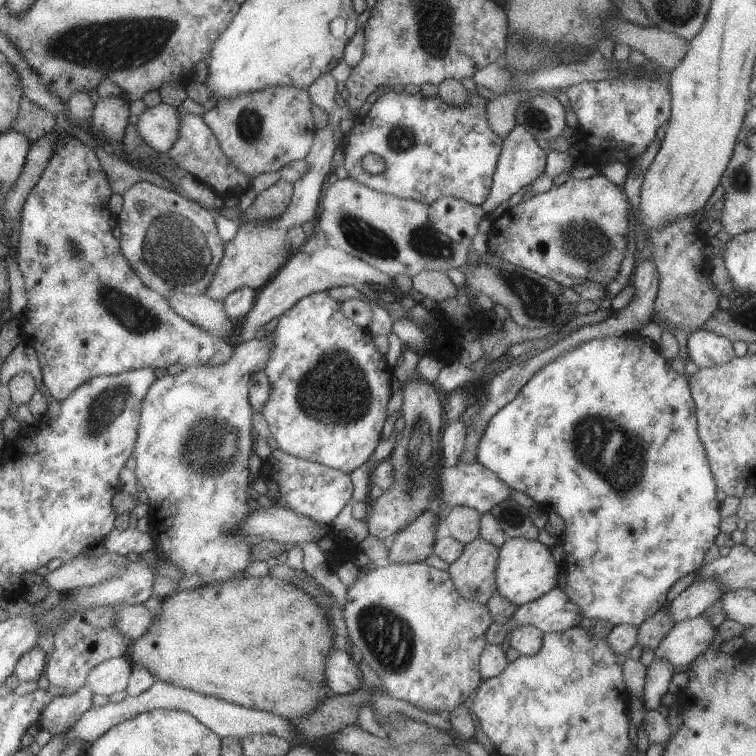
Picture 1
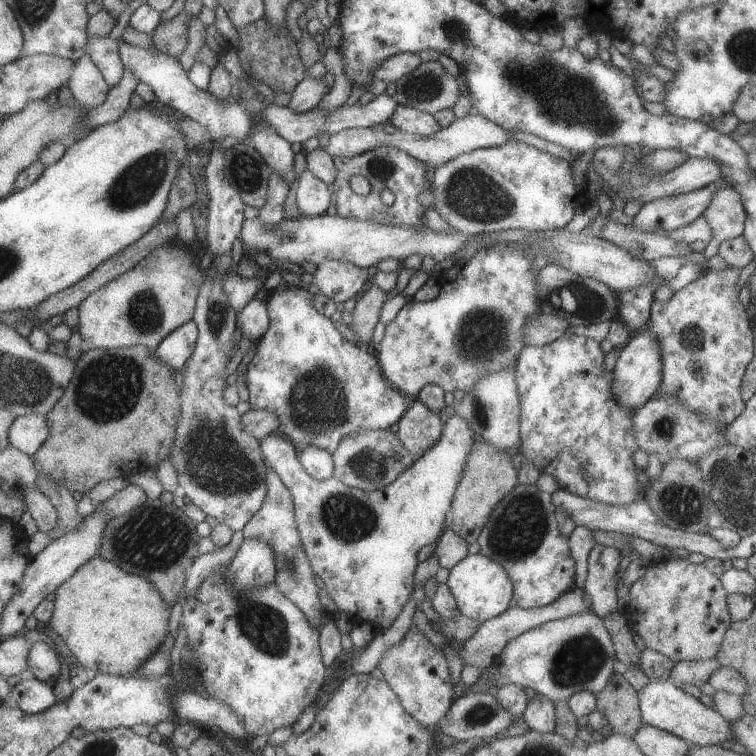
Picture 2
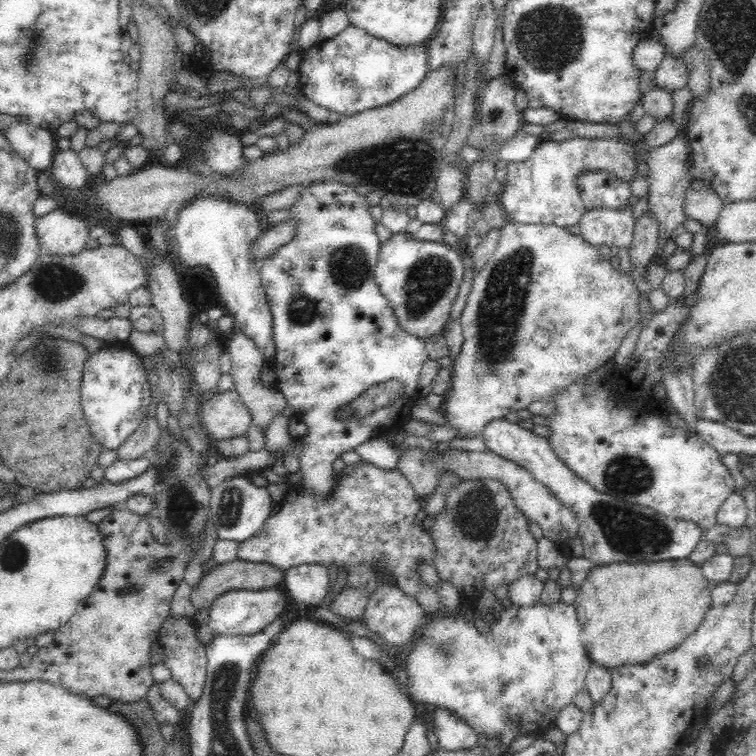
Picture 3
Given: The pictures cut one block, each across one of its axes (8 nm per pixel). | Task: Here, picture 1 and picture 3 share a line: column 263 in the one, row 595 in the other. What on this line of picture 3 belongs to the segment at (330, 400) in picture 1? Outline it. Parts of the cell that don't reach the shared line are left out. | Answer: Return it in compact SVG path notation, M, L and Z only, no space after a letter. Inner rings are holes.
M361 460L353 465L345 465L335 475L331 490L326 496L316 495L306 485L294 479L279 503L279 510L265 520L254 536L240 542L238 558L269 564L280 570L303 564L336 566L338 571L340 568L345 570L346 586L343 589L359 588L368 597L376 592L376 588L388 576L402 594L417 601L424 585L418 564L435 566L436 541L430 530L422 527L422 523L416 524L416 516L422 510L424 500L417 496L410 481L397 468L378 468Z

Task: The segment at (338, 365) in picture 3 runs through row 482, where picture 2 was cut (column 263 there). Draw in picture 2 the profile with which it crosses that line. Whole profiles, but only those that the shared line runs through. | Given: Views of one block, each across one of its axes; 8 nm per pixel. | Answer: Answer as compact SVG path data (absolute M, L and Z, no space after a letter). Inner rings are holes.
M261 295L254 296L239 312L236 312L236 327L251 342L257 342L268 327L267 307Z

